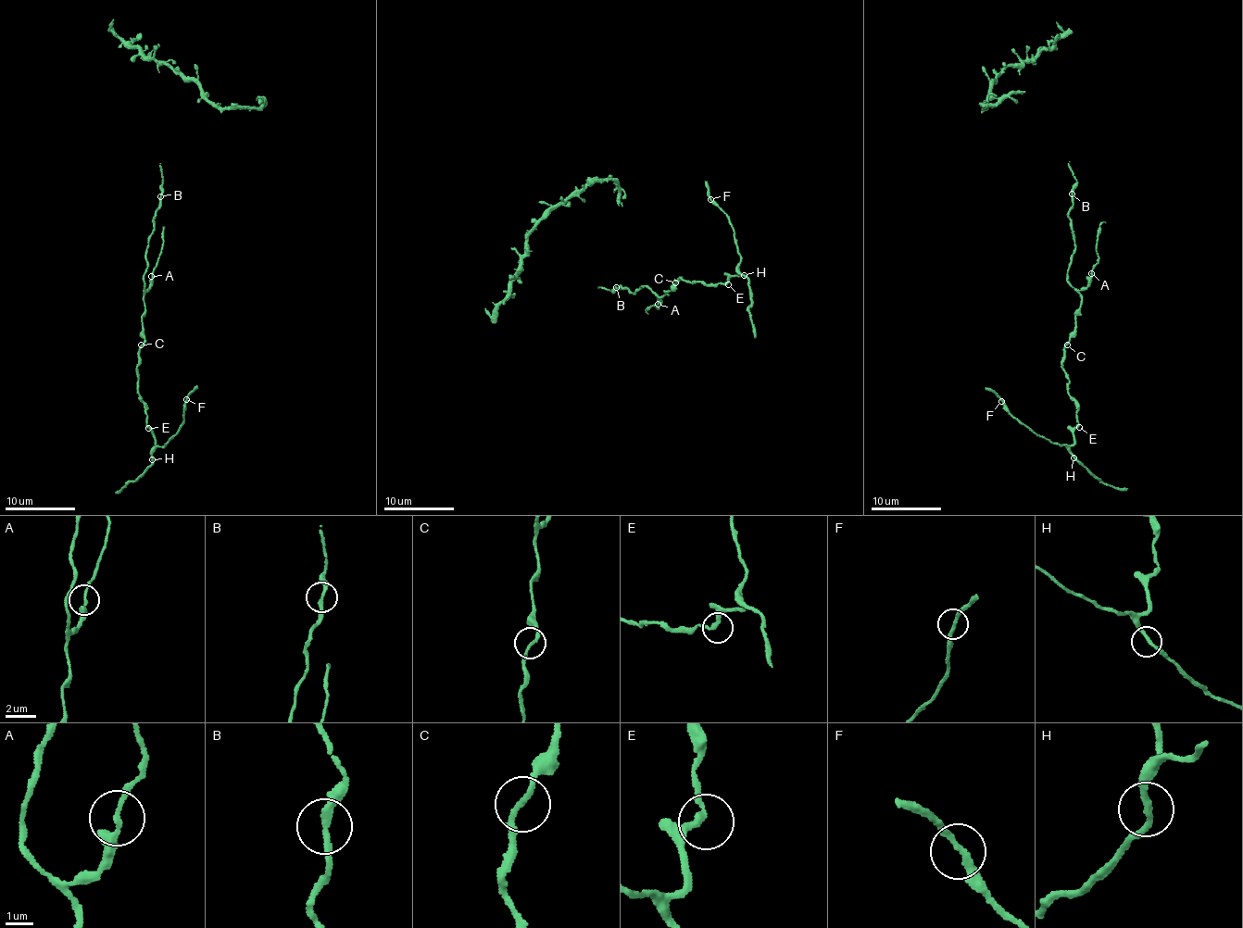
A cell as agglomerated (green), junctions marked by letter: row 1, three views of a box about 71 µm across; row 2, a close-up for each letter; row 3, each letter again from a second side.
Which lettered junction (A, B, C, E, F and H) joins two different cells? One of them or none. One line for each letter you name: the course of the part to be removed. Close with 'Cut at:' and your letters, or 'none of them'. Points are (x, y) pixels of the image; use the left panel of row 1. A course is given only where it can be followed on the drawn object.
Cut at: none of them

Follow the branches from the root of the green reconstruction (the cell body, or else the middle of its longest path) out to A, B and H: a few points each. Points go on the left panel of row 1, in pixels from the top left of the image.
A: (147, 238), (147, 268), (143, 276), (145, 291), (151, 276)
B: (147, 238), (153, 231), (160, 195)
H: (147, 238), (147, 268), (143, 276), (144, 338), (136, 393), (146, 408), (146, 425), (154, 432), (152, 459)

